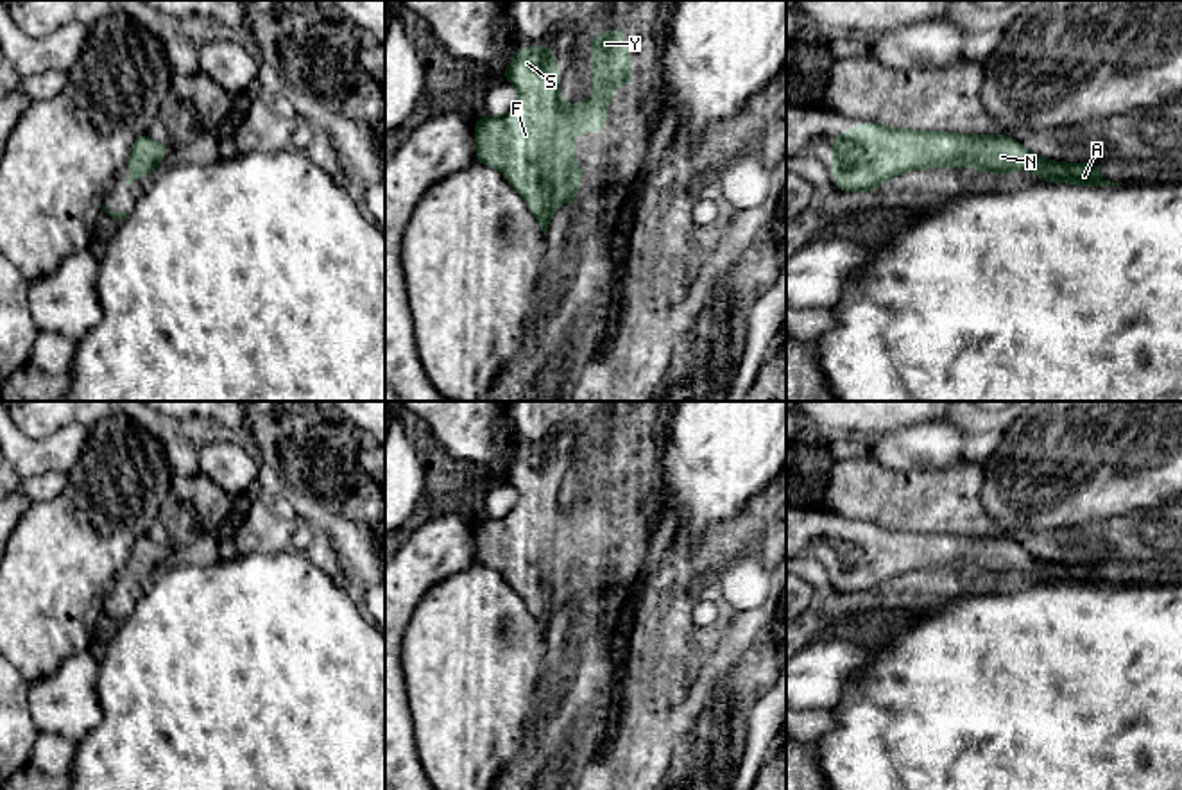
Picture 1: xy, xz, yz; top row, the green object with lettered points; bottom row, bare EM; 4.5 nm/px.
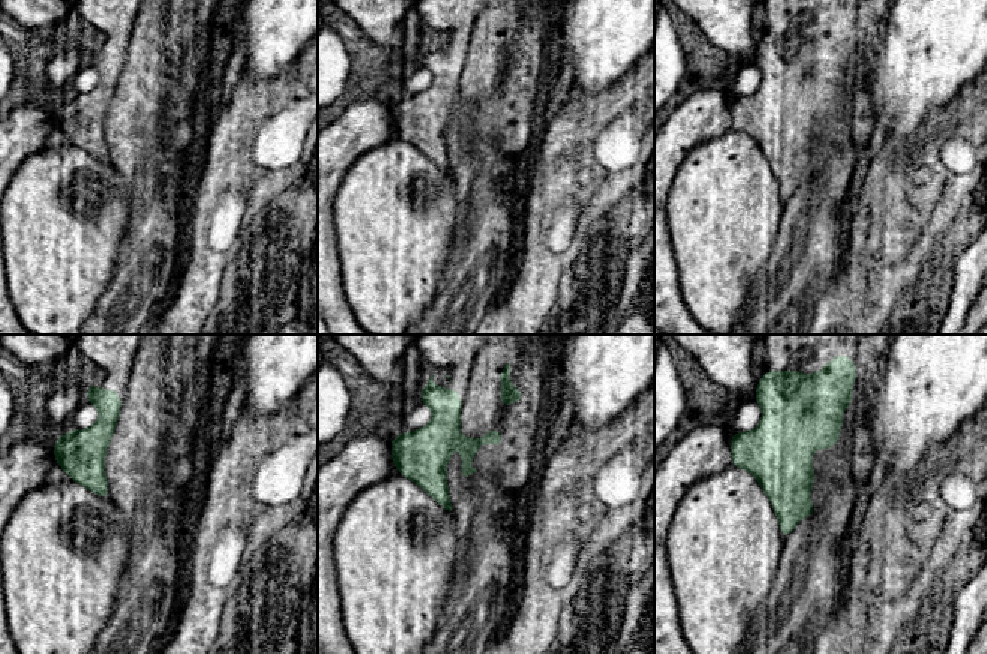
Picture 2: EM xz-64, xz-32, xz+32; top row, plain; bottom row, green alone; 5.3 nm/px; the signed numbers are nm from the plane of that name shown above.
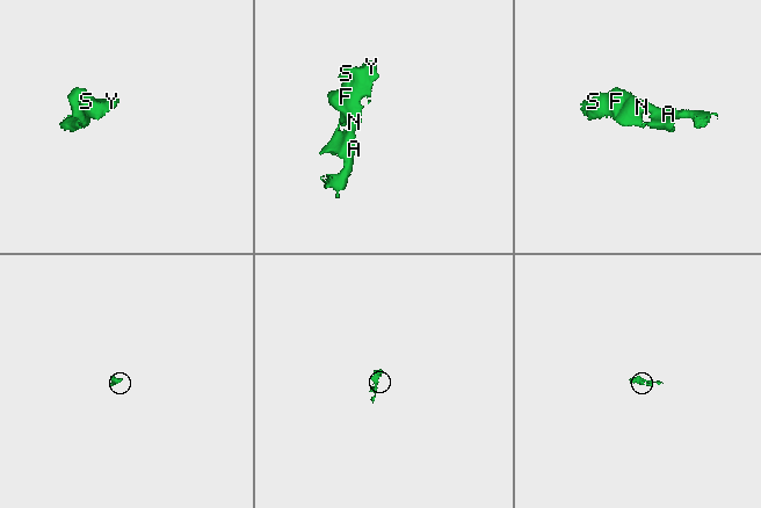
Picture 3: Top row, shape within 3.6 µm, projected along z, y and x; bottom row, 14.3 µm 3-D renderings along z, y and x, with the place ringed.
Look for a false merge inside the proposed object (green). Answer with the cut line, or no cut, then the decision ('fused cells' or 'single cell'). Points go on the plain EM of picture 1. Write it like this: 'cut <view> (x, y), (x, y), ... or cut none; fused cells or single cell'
cut none; single cell

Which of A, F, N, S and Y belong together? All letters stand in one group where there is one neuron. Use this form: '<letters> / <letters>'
A F N S Y

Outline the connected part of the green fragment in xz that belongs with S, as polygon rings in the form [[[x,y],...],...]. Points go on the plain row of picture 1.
[[[602,432],[587,451],[595,453],[589,460],[595,494],[587,503],[561,505],[559,469],[552,466],[559,453],[519,446],[503,473],[518,489],[516,507],[503,518],[475,521],[475,561],[507,579],[544,636],[555,607],[578,600],[578,579],[586,573],[573,562],[573,537],[607,532],[611,493],[632,482],[621,432]]]

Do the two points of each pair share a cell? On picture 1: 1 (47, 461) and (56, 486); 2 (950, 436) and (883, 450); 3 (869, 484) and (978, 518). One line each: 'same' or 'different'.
1: different
2: same
3: same

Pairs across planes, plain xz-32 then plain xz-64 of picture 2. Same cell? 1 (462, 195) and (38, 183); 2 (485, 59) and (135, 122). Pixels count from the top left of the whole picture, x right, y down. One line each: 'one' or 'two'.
1: two
2: one

